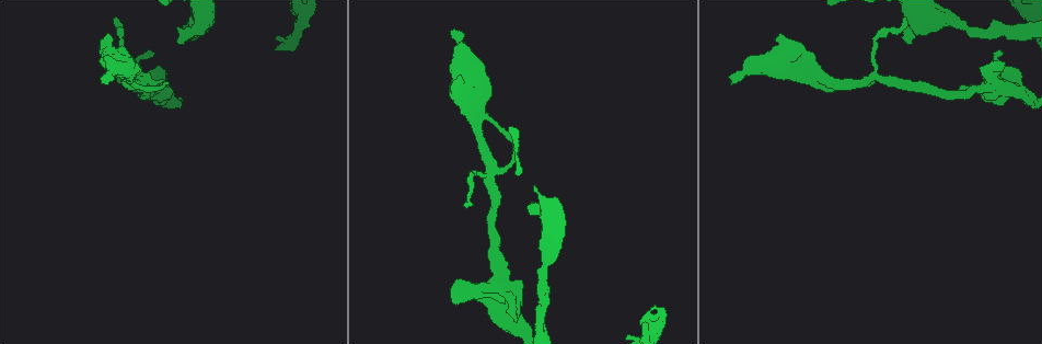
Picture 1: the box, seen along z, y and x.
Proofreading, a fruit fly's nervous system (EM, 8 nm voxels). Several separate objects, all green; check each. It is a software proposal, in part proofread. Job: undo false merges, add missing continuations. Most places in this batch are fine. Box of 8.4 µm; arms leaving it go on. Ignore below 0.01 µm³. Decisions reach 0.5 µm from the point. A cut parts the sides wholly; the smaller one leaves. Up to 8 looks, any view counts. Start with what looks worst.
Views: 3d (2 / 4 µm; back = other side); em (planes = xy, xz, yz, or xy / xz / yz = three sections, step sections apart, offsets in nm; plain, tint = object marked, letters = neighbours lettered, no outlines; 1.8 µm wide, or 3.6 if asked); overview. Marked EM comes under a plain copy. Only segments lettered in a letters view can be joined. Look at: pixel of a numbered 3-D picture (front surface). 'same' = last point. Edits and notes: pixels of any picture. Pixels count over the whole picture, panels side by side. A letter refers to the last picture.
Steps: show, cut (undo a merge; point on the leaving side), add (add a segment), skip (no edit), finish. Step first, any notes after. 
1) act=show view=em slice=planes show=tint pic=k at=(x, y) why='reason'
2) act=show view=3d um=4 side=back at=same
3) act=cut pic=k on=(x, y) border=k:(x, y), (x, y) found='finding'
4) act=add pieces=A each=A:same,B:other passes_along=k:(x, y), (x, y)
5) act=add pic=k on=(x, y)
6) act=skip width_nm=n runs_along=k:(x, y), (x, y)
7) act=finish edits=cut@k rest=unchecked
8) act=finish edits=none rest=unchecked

act=show view=em slice=xy step=8 show=tint pic=1 at=(487, 175) why='three-way junction'

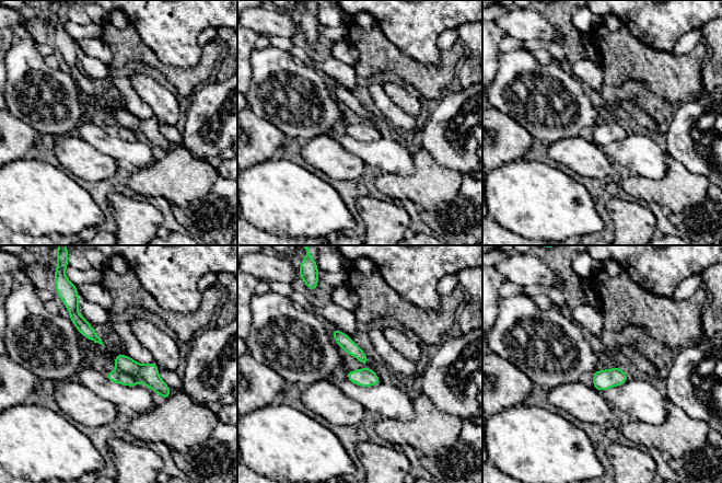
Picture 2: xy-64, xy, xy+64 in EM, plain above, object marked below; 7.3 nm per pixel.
act=show view=em slice=planes show=letters at=same why='another direction'

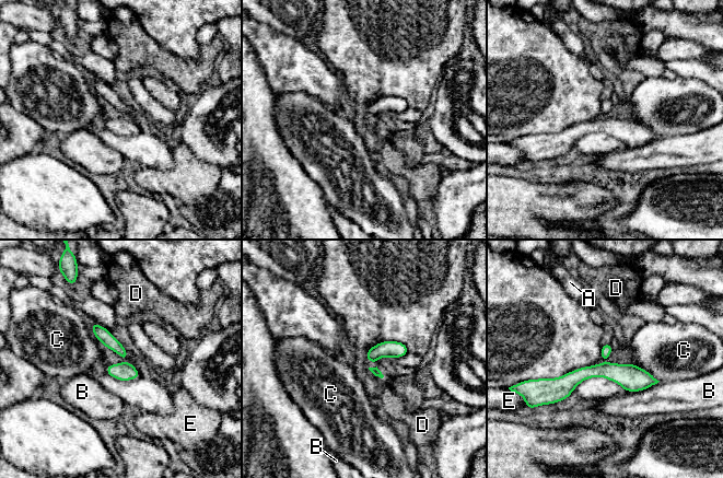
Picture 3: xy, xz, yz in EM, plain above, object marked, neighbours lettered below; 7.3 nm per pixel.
act=skip width_nm=110 each=A:other,B:other,C:other,D:other,E:other border=3:(633, 363), (646, 370), (660, 381) found='continuous, no second neuron'

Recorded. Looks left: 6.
act=show view=3d um=4 side=back pic=1 at=(502, 289) why='sharp bend'

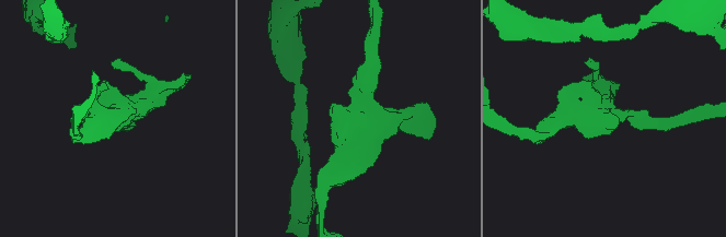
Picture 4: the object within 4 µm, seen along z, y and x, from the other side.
act=show view=em um=3.6 slice=planes show=letters pic=4 at=(602, 113)

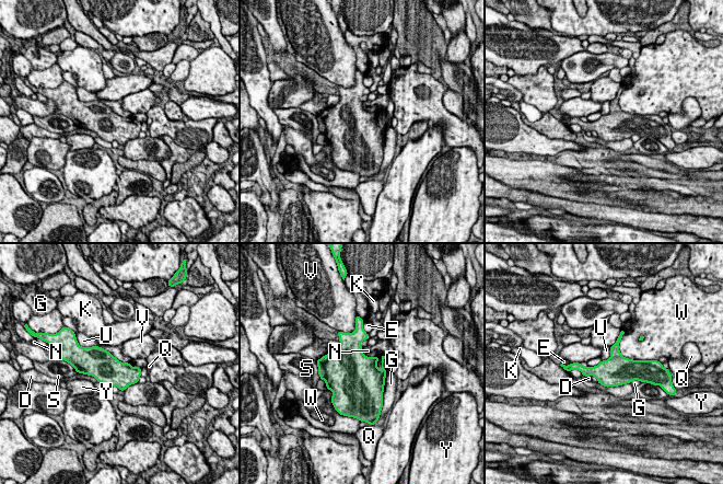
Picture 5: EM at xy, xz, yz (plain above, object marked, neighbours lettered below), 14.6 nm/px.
act=skip longest_contact=U:700nm each=D:other,E:other,G:other,K:other,N:other,Q:other,S:other,U:other,V:other,W:other,Y:other border=5:(84, 346), (101, 346), (128, 362) found='one neuron here'

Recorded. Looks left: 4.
act=show view=3d um=2 pic=1 at=(732, 81) why='an open end'

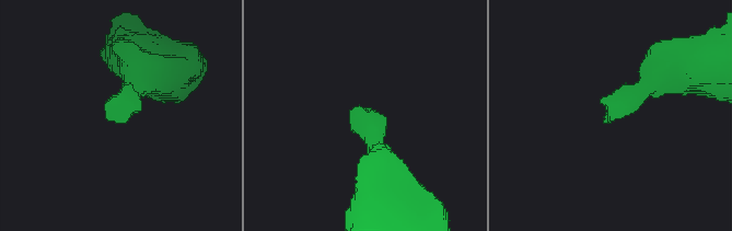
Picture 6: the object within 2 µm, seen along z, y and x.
act=show view=em slice=planes show=letters pic=6 at=(126, 119)

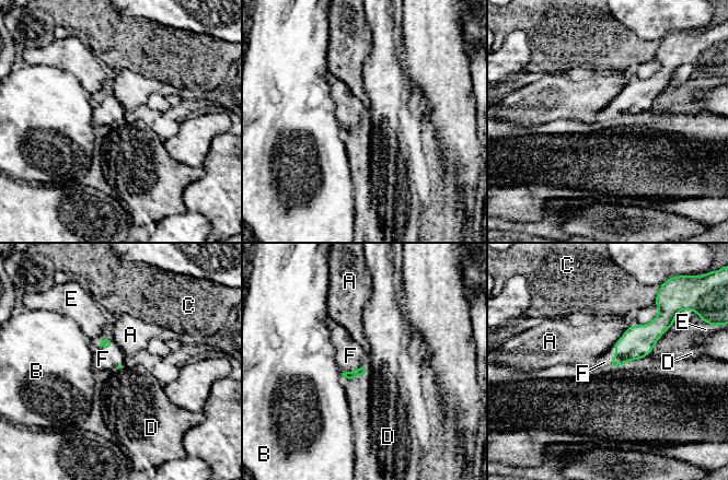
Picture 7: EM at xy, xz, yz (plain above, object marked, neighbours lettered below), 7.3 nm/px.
act=add pieces=F longest_contact=A:200nm each=A:other,B:other,C:other,D:other,E:other,F:same found='it goes on there'

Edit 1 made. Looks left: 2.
act=finish edits=add@7 rest=unchecked

